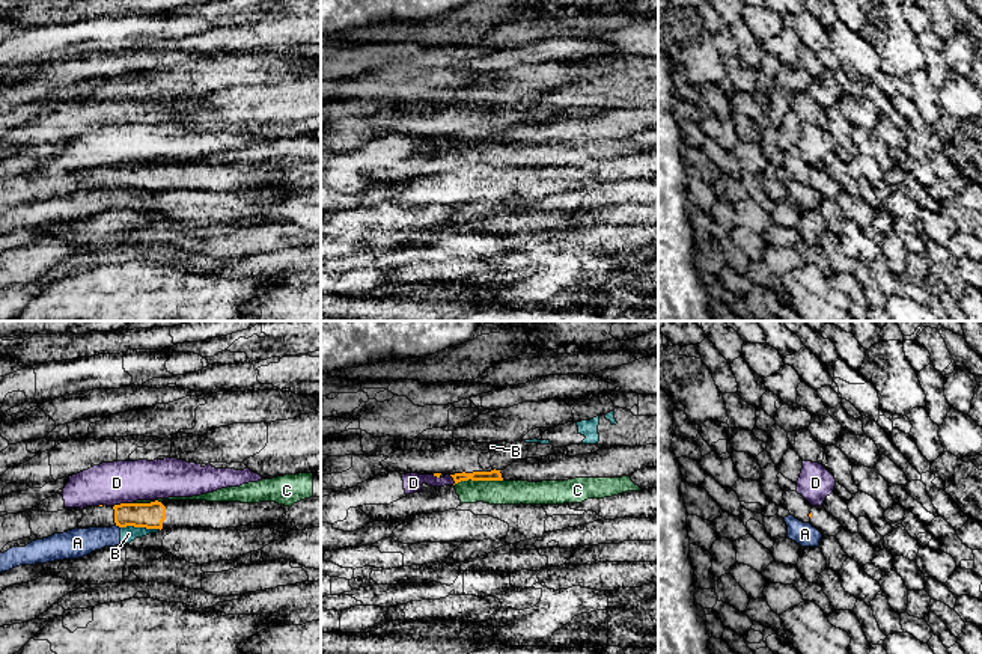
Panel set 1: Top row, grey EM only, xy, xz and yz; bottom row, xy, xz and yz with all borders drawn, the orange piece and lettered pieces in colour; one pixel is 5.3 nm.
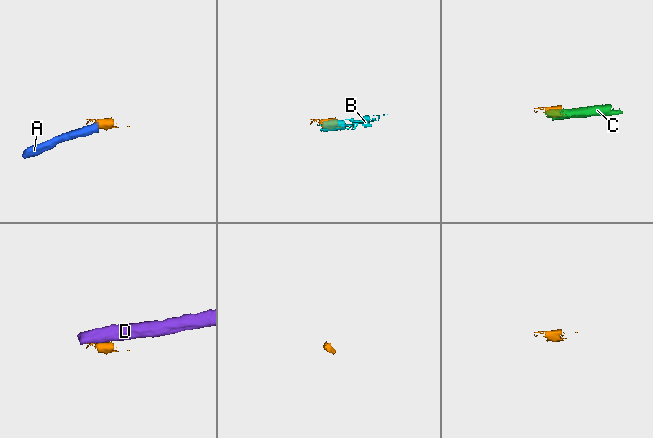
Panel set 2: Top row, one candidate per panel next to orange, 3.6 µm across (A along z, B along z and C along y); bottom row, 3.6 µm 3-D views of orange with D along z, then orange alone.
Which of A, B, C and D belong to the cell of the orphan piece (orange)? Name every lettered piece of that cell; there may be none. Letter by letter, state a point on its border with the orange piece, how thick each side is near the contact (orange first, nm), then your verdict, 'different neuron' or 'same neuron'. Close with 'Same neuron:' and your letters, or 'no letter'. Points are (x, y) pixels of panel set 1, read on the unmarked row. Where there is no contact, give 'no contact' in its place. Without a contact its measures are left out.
A: contact xy (118, 187); calibres 140 and 160 nm; different neuron
B: contact xy (140, 189); calibres 140 and 90 nm; different neuron
C: contact xz (478, 142); calibres 60 and 130 nm; different neuron
D: contact xy (122, 166); calibres 140 and 220 nm; different neuron
Same neuron: no letter

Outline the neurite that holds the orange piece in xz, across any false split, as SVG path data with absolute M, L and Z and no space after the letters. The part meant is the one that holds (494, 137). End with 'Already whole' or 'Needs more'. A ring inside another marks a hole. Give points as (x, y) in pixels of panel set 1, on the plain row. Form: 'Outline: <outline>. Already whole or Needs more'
Outline: M658 107L615 108L593 116L566 119L563 116L517 122L503 133L455 136L461 143L568 143L575 140L622 140L645 130L658 130Z. Needs more

